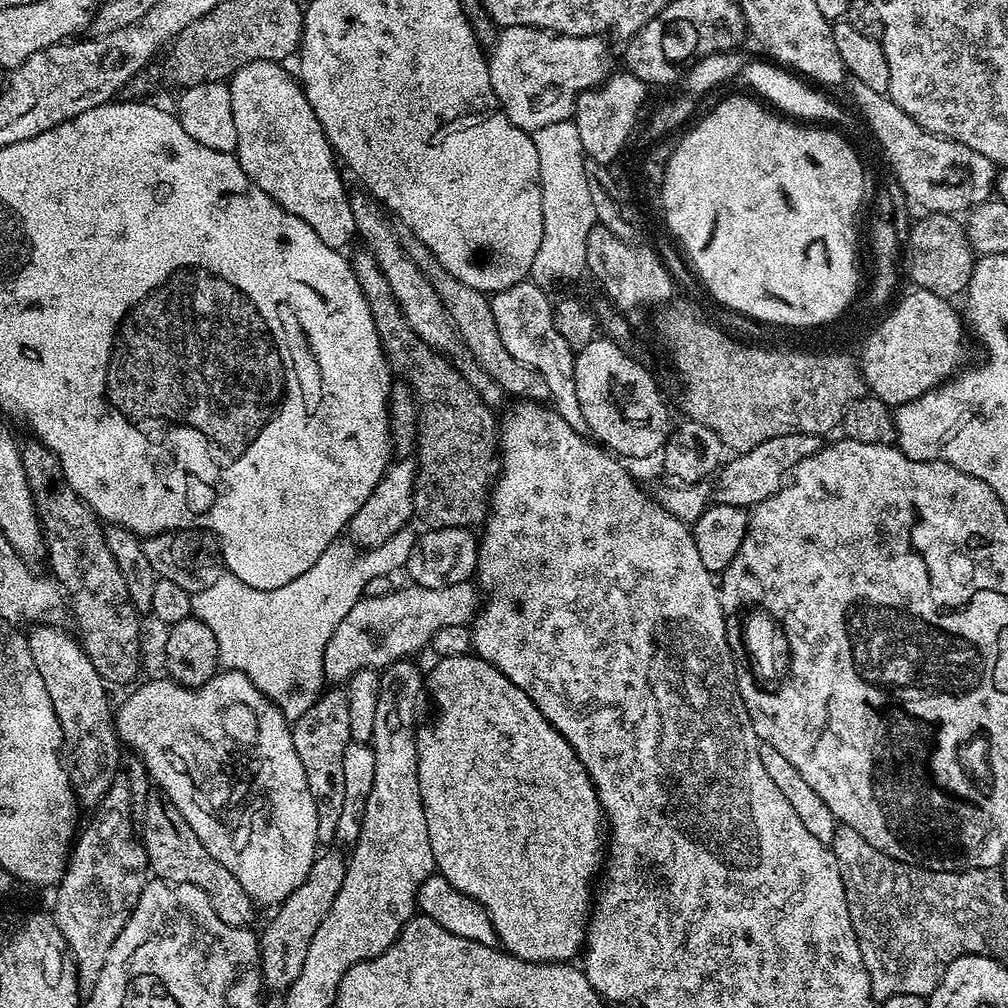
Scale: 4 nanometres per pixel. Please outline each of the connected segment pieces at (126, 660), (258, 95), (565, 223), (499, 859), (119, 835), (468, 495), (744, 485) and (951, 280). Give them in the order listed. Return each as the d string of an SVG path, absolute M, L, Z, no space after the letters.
M30 440L30 443L28 444L23 443L21 445L20 457L22 458L23 469L27 474L28 485L30 486L35 498L35 506L39 514L40 525L44 531L46 556L48 563L50 562L50 566L53 572L51 572L51 575L53 576L53 579L56 580L56 582L60 585L61 589L63 589L65 592L65 595L67 596L67 599L70 603L71 613L72 610L74 612L74 620L78 628L78 630L76 630L76 634L79 639L80 646L83 652L86 654L87 658L89 658L90 662L93 663L94 670L98 671L99 676L103 678L104 682L107 685L111 686L111 684L126 684L132 681L138 672L138 666L140 664L140 621L142 620L137 608L131 601L131 597L129 596L128 592L128 586L126 586L126 580L114 556L112 556L110 548L108 548L108 544L105 540L103 523L101 522L99 516L92 511L92 508L89 507L89 505L85 503L83 499L81 499L77 492L73 490L71 486L69 486L67 480L63 478L61 464L58 462L57 456L54 455L54 453L47 447L45 447L44 444L41 444L41 442L37 440Z
M255 60L244 64L229 79L232 116L237 134L234 152L252 183L265 191L284 212L302 218L326 246L339 251L345 249L345 245L356 236L351 197L344 188L336 166L338 162L335 152L305 96L303 85L284 67L286 66L279 61Z
M572 120L550 122L550 126L542 126L531 133L531 138L538 150L538 170L542 190L542 246L538 246L538 254L534 254L530 280L537 285L548 286L551 280L570 280L574 276L585 275L587 238L598 221L591 201L589 183L586 182L586 171L583 166L585 155L582 150L582 138L578 138L576 123Z
M465 654L463 656L441 656L435 661L437 664L433 666L429 672L426 672L426 692L432 695L432 700L436 703L436 721L429 728L421 727L416 734L416 749L418 750L418 786L422 794L422 806L426 814L426 830L430 834L430 850L434 854L434 862L436 863L436 872L445 876L448 881L458 890L462 890L468 896L477 900L481 906L488 911L488 916L492 919L492 925L496 930L496 937L502 945L503 951L511 952L513 956L522 958L523 960L545 961L545 962L572 962L581 955L582 945L586 940L586 925L590 915L590 901L594 896L594 880L592 884L592 875L597 875L598 861L602 856L602 813L600 803L596 798L596 791L592 786L592 779L588 777L588 771L582 766L582 762L578 758L578 754L574 754L574 750L570 746L570 742L566 742L566 738L562 738L562 734L558 734L558 730L554 730L554 726L550 726L546 722L546 718L542 718L542 714L538 710L538 706L534 706L534 702L530 702L530 698L522 690L518 690L518 686L514 686L514 682L510 682L510 678L506 678L506 674L502 674L490 662L486 662L481 656L475 654Z
M117 774L90 814L92 817L89 818L84 833L75 837L64 875L54 888L56 905L50 908L50 915L56 921L58 930L68 943L68 950L76 962L76 981L84 994L91 992L94 982L98 982L98 974L102 974L102 966L106 966L106 954L110 954L114 938L118 938L118 934L122 932L122 926L130 918L145 884L150 879L148 855L143 843L139 839L132 840L134 823L130 816L130 782L126 775Z
M361 250L350 263L358 278L358 286L372 311L374 326L378 330L380 345L388 359L388 367L397 377L408 383L410 391L416 395L416 454L415 480L413 482L413 509L415 515L425 520L428 528L467 528L479 525L487 515L490 489L498 472L498 420L493 409L482 402L482 398L462 378L455 364L442 352L431 348L411 329L392 290L386 274L382 272L371 252Z
M786 434L770 438L762 442L762 446L754 446L754 450L749 452L733 455L733 460L719 469L720 477L716 480L716 489L713 490L711 499L718 504L751 509L774 495L785 483L792 469L798 466L798 462L802 462L802 458L813 456L821 446L822 440L819 436Z
M929 212L921 215L921 220L908 232L908 276L913 285L922 290L930 290L930 294L938 294L945 298L953 298L965 291L972 277L974 253L968 245L968 234L963 223L960 224L955 215L946 212Z

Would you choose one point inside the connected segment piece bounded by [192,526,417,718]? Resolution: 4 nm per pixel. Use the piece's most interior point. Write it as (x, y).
(278, 637)

